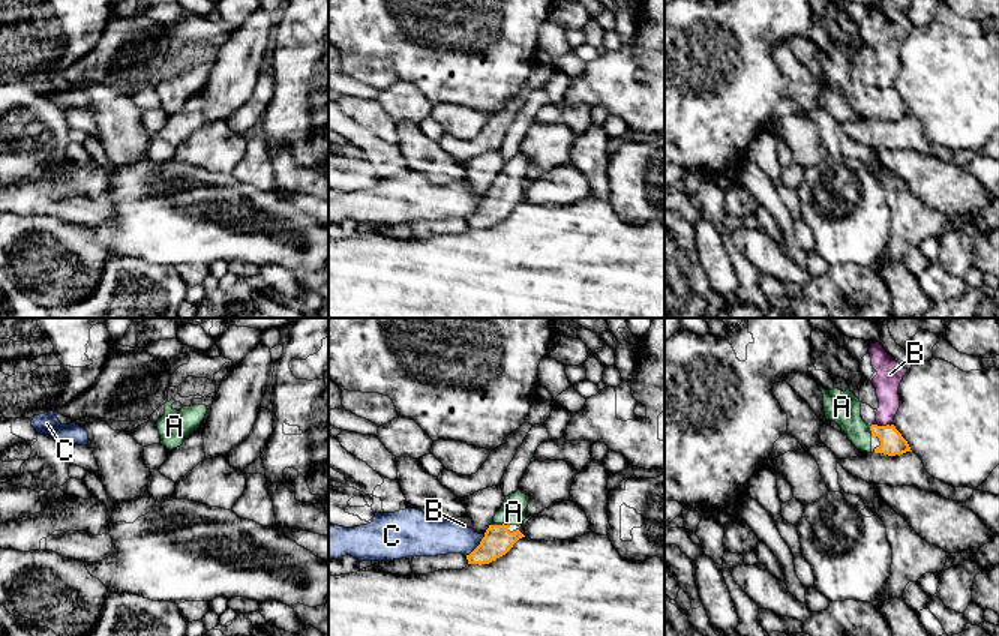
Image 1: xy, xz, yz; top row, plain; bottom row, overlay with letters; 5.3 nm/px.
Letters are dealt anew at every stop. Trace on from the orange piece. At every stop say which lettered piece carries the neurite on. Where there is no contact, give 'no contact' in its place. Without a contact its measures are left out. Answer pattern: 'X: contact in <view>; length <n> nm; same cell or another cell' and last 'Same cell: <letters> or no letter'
A: contact in xz; length 40 nm; same cell
B: contact in yz; length 80 nm; another cell
C: contact in xz; length 160 nm; another cell
Same cell: A

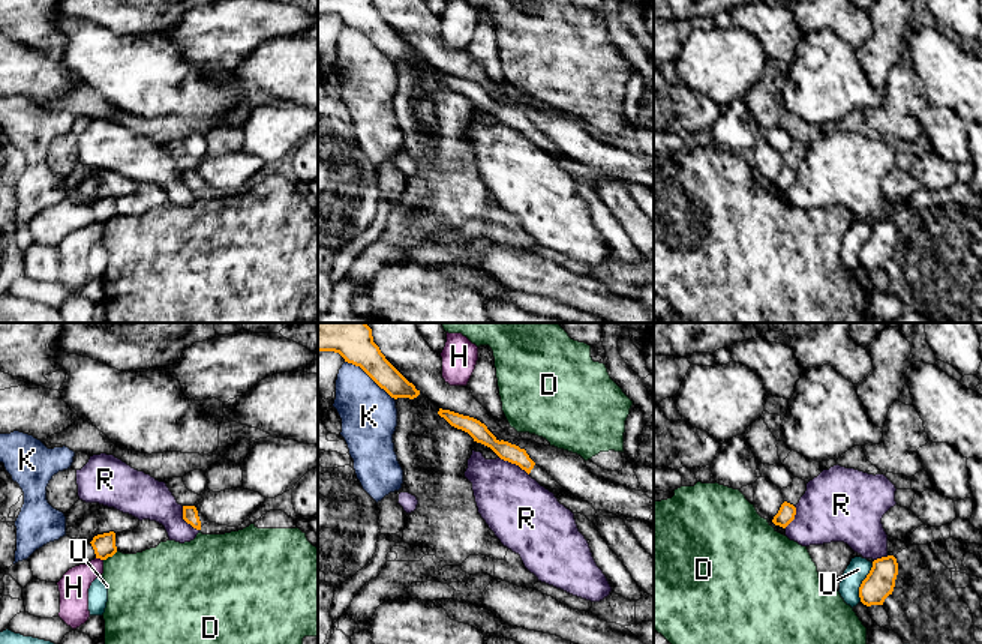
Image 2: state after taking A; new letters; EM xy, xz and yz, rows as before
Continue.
D: contact in xy; length 90 nm; another cell
H: contact in xy; length 40 nm; another cell
K: contact in xz; length 340 nm; another cell
R: contact in xz; length 190 nm; another cell
U: contact in yz; length 220 nm; another cell
Same cell: no letter

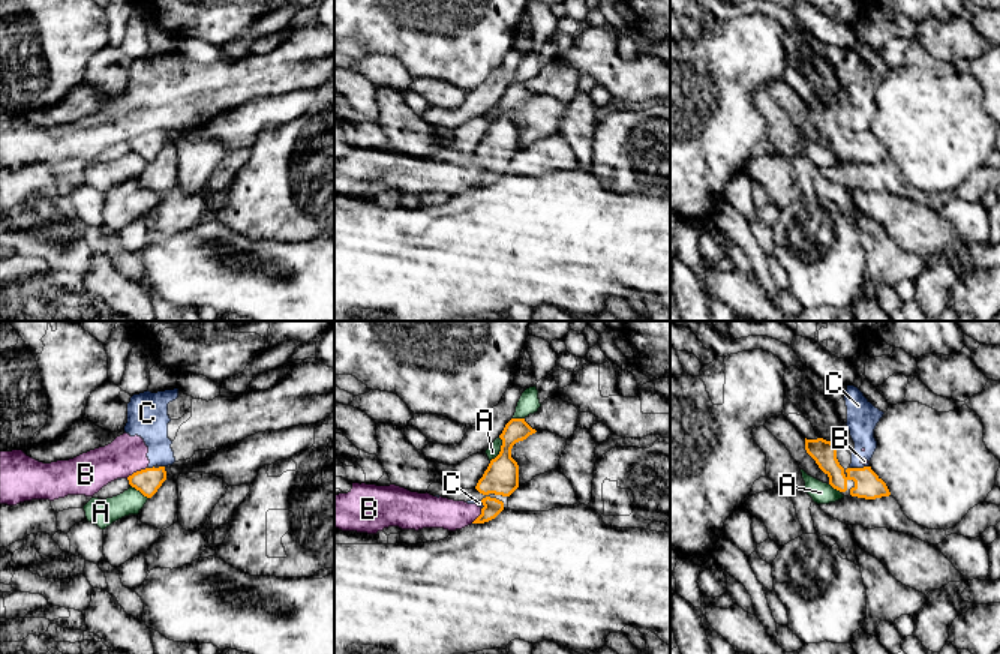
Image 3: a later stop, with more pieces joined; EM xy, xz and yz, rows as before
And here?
A: contact in xz; length 140 nm; another cell
B: contact in xy; length 130 nm; another cell
C: contact in yz; length 110 nm; another cell
Same cell: no letter

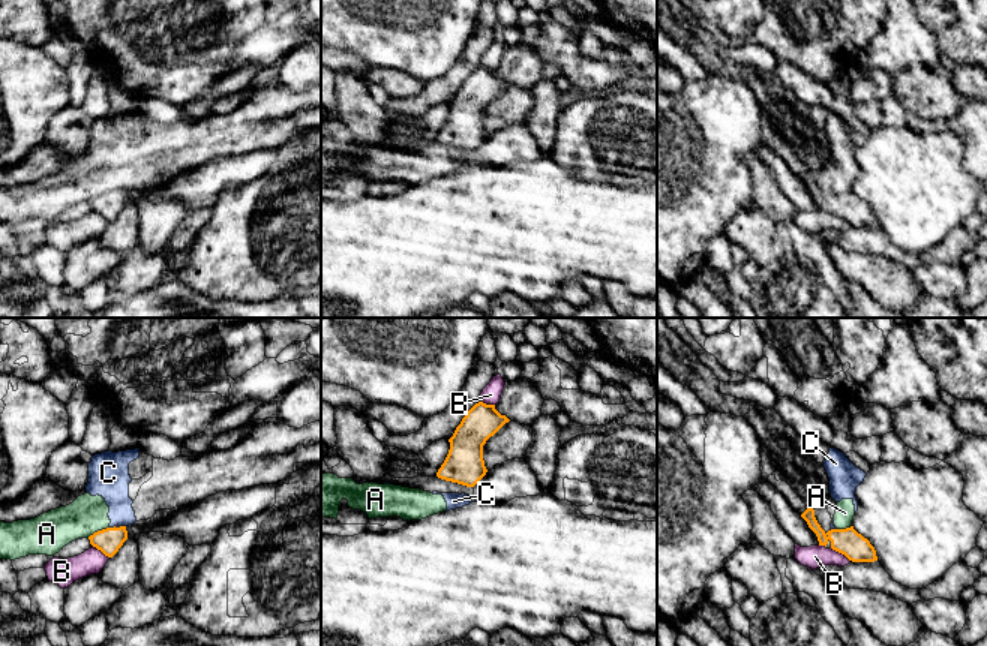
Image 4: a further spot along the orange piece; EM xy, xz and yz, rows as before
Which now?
A: contact in xy; length 130 nm; another cell
B: contact in yz; length 130 nm; another cell
C: contact in xy; length 40 nm; another cell
Same cell: no letter

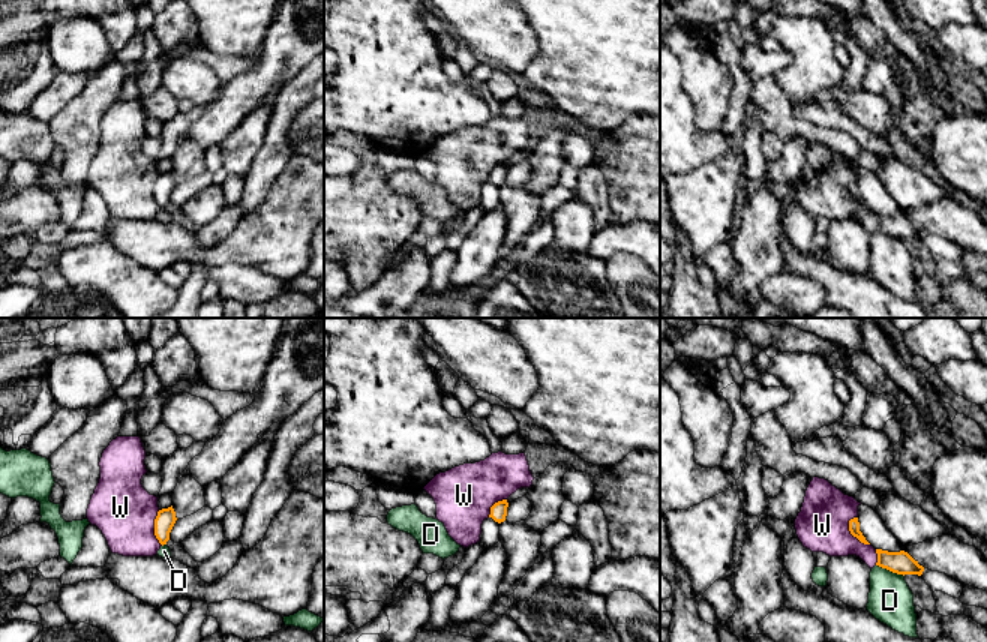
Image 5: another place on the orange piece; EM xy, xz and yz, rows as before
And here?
D: contact in yz; length 170 nm; another cell
W: contact in yz; length 180 nm; another cell
Same cell: no letter

